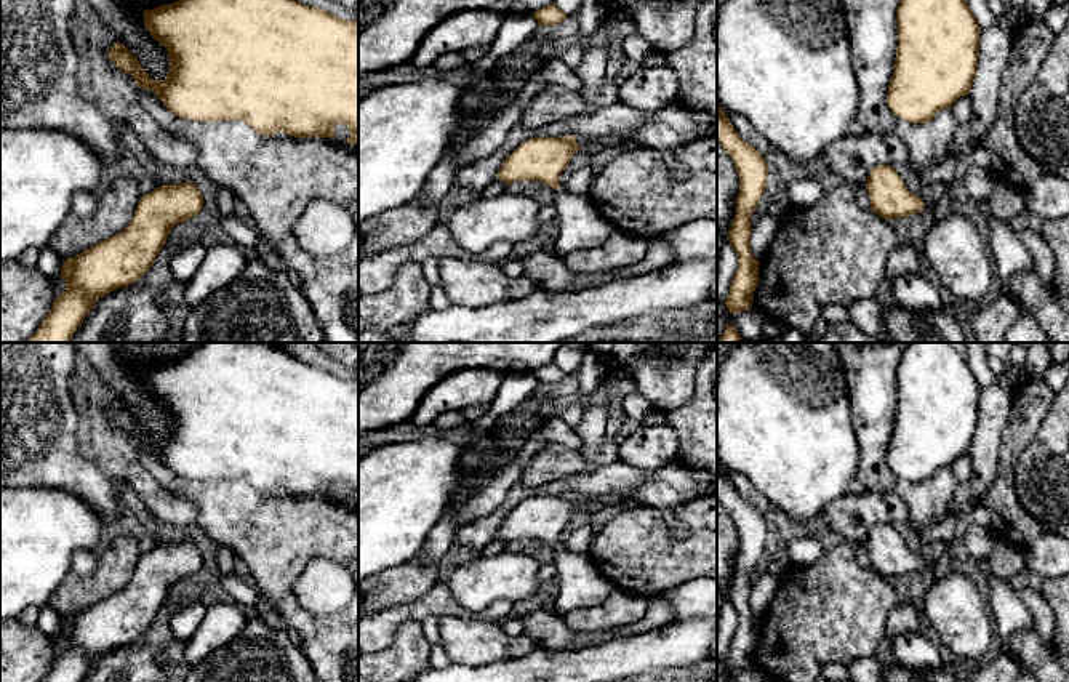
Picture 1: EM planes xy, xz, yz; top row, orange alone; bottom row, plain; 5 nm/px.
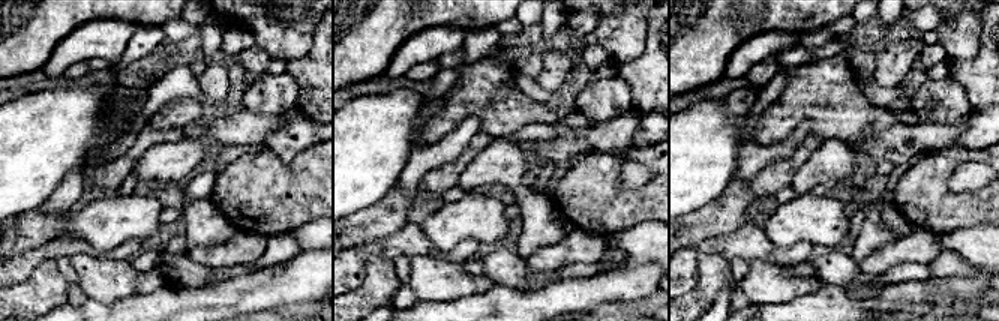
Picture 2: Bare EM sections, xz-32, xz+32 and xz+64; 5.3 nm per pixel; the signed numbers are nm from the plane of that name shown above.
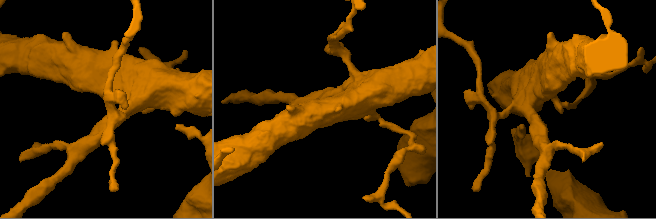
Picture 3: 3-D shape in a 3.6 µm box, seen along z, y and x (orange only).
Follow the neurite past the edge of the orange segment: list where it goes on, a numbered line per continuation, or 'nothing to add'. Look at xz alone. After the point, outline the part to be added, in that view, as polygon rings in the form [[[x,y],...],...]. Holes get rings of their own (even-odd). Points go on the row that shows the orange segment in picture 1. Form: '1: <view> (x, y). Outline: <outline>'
1: xz (580, 224). Outline: [[[560,186],[554,207],[559,224],[555,255],[562,259],[571,251],[602,245],[616,231],[602,218],[587,194],[575,195]]]

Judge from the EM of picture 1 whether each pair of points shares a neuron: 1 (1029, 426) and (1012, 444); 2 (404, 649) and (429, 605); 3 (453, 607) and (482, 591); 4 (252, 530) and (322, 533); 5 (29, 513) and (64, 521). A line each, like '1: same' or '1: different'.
1: same
2: different
3: different
4: same
5: same

